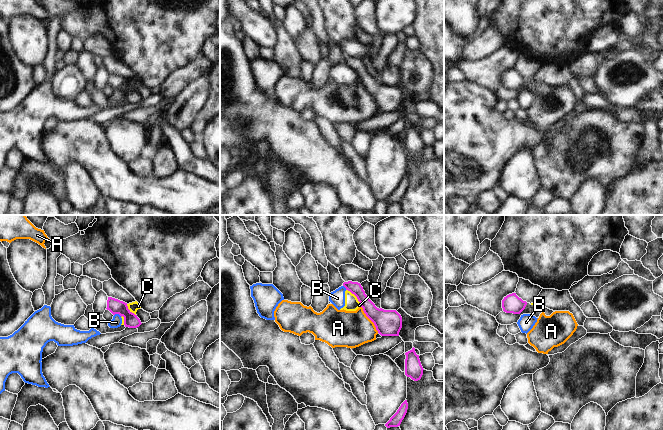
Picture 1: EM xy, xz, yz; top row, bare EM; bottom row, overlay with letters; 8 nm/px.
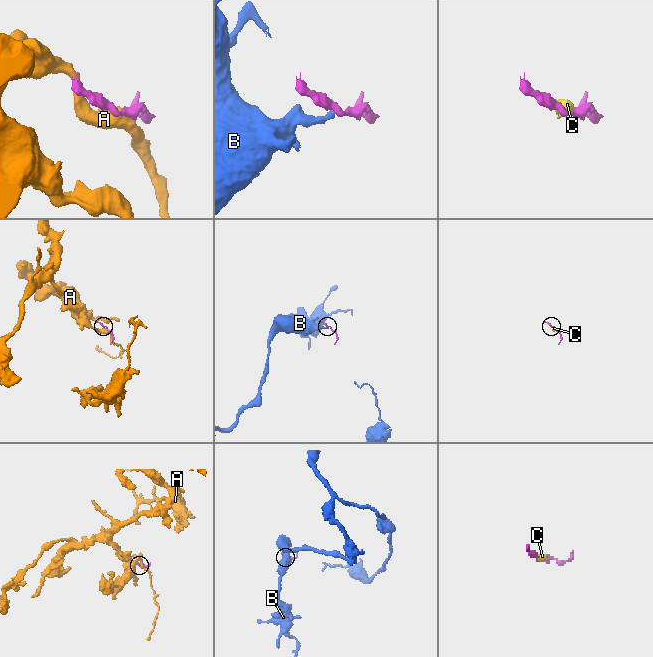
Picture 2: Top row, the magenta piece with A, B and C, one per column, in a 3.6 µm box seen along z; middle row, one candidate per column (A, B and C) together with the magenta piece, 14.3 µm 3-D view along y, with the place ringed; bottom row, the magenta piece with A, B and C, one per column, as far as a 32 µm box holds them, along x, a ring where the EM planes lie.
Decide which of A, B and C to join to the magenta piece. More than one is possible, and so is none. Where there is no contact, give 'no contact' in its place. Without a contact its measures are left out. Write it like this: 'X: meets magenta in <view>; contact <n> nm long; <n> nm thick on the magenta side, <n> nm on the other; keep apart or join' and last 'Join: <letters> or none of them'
A: meets magenta in xz; contact 260 nm long; 200 nm thick on the magenta side, 300 nm on the other; keep apart
B: meets magenta in xy; contact 70 nm long; 120 nm thick on the magenta side, 90 nm on the other; keep apart
C: meets magenta in xz; contact 190 nm long; 140 nm thick on the magenta side, 110 nm on the other; keep apart
Join: none of them

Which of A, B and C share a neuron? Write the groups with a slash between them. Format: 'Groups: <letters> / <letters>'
Groups: A / B C

